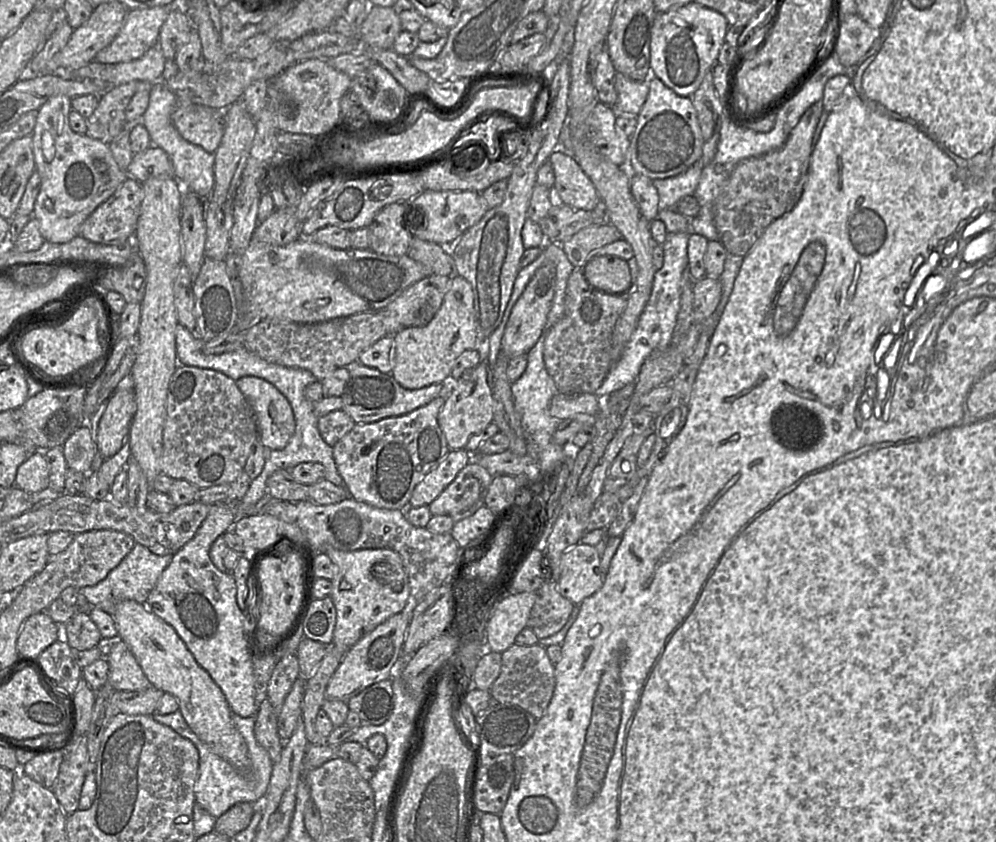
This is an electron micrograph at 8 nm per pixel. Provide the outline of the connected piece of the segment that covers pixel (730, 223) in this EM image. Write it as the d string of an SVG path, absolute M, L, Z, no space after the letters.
M822 102L813 104L802 115L780 148L760 156L743 159L731 171L713 206L713 221L719 234L719 241L729 254L746 256L765 229L774 220L790 212L799 201L808 175L813 150L812 138L823 111Z

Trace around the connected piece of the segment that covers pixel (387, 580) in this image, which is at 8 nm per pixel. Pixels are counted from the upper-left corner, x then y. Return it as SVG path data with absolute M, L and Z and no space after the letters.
M324 546L324 553L338 567L332 581L331 599L336 609L333 644L344 654L364 635L389 617L401 613L408 604L409 581L401 556L391 549L342 551Z

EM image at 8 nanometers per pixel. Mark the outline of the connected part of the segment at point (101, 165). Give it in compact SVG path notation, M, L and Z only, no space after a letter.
M58 95L49 98L38 109L32 133L36 172L41 179L33 217L38 221L45 241L51 243L67 243L79 236L81 225L87 217L127 179L108 144L71 129L71 110L70 97Z

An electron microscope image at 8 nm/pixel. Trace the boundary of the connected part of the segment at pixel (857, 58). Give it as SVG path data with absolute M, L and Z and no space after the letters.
M843 15L835 50L839 62L847 69L855 68L878 37L879 29L872 28L859 15Z

